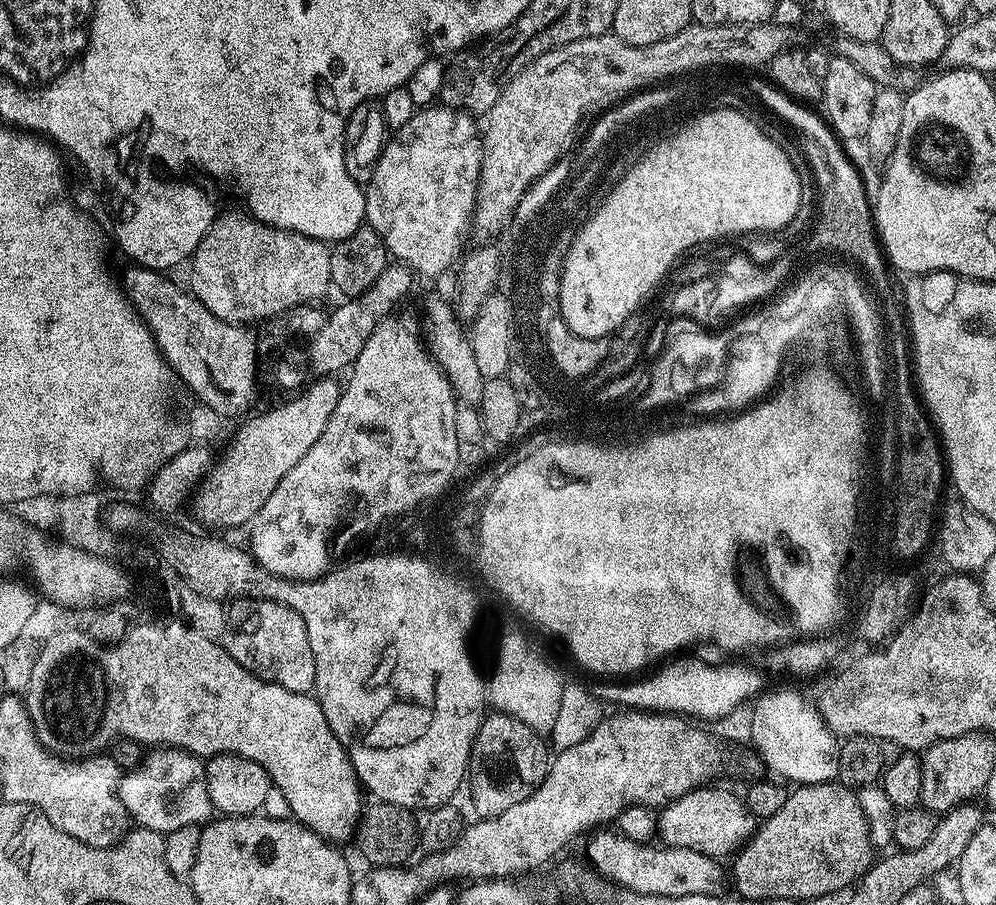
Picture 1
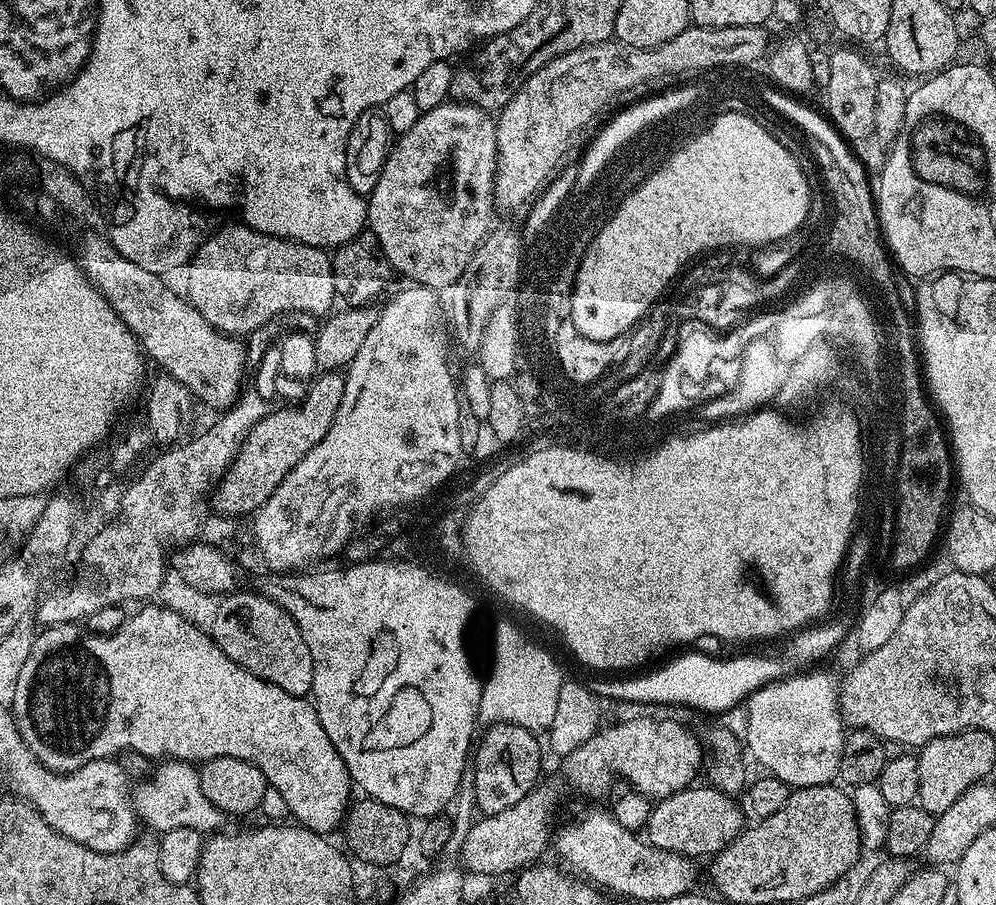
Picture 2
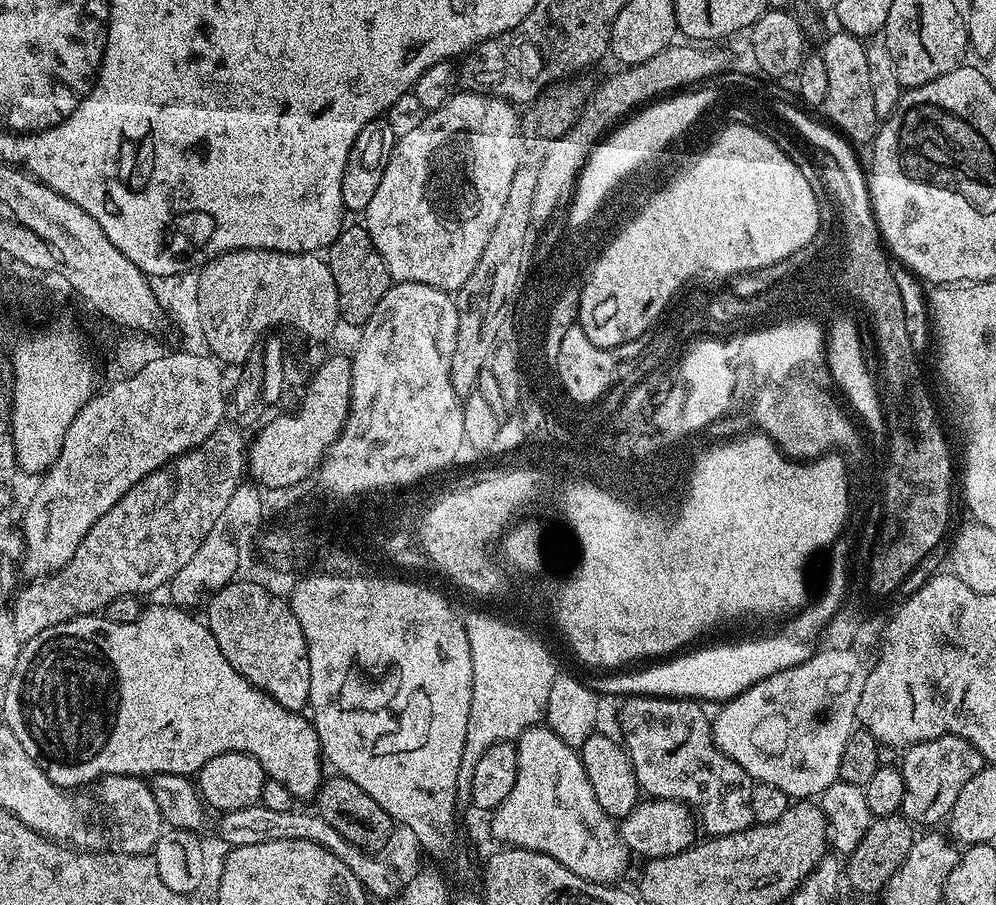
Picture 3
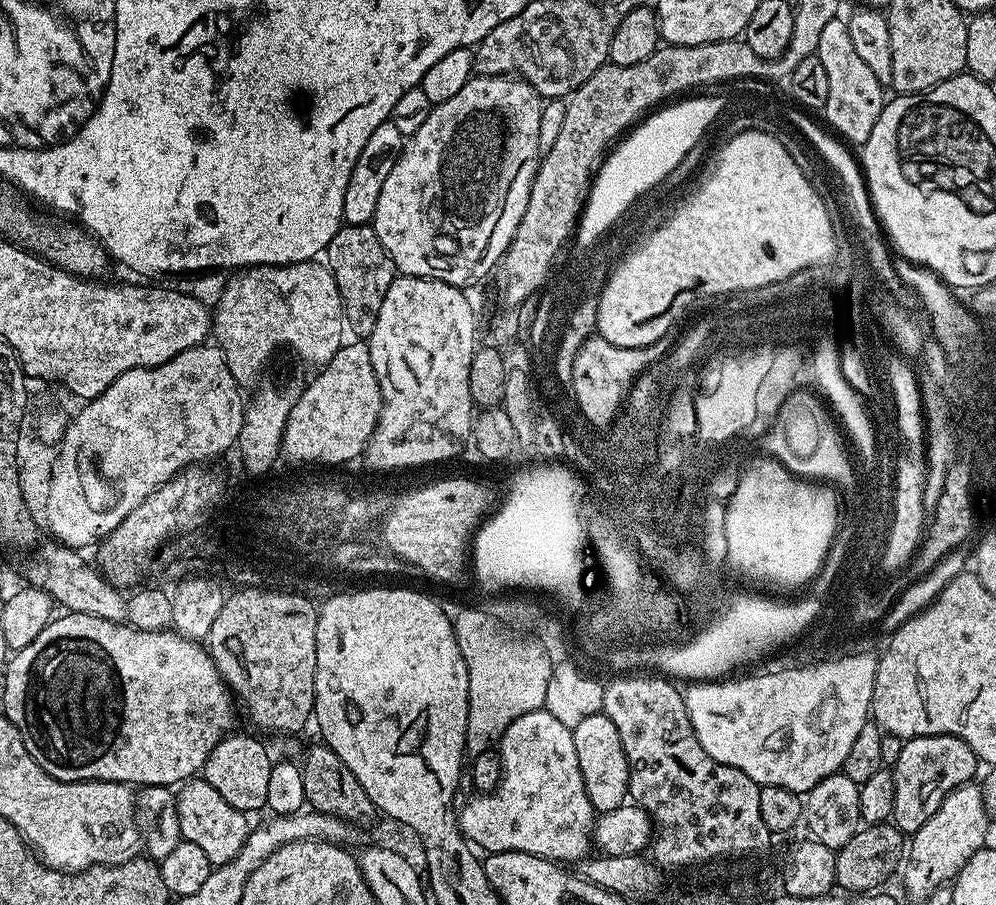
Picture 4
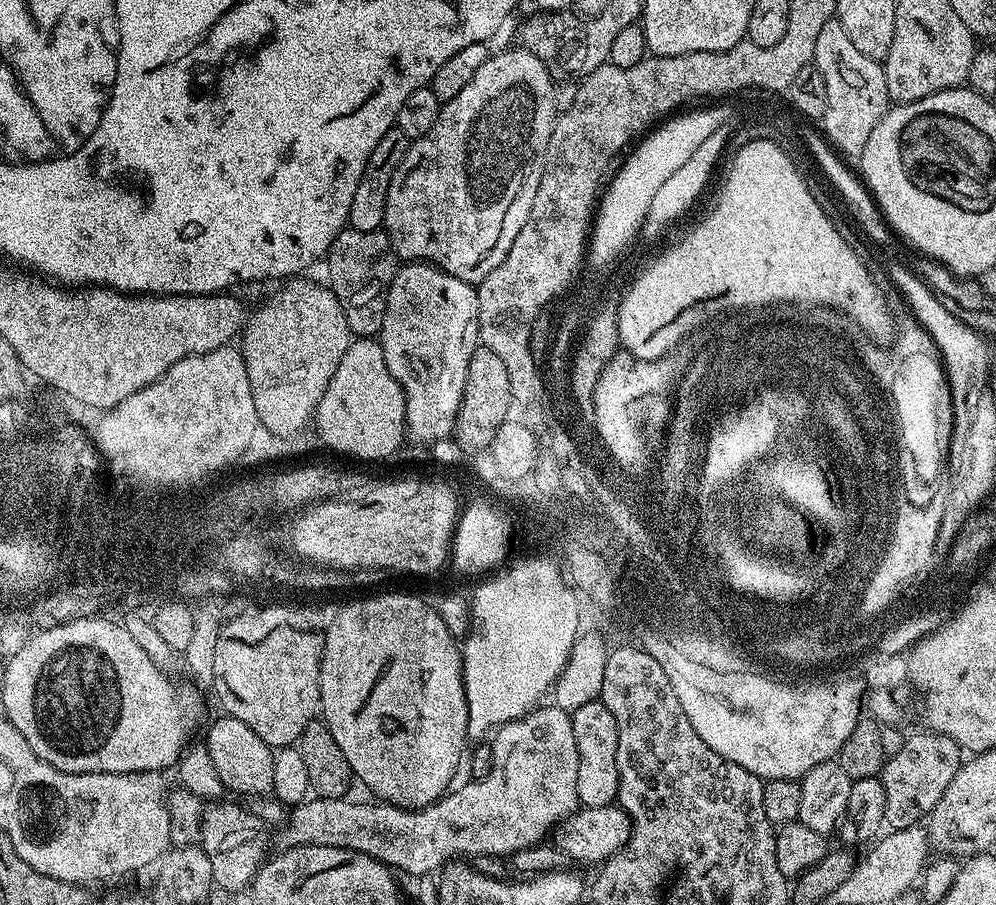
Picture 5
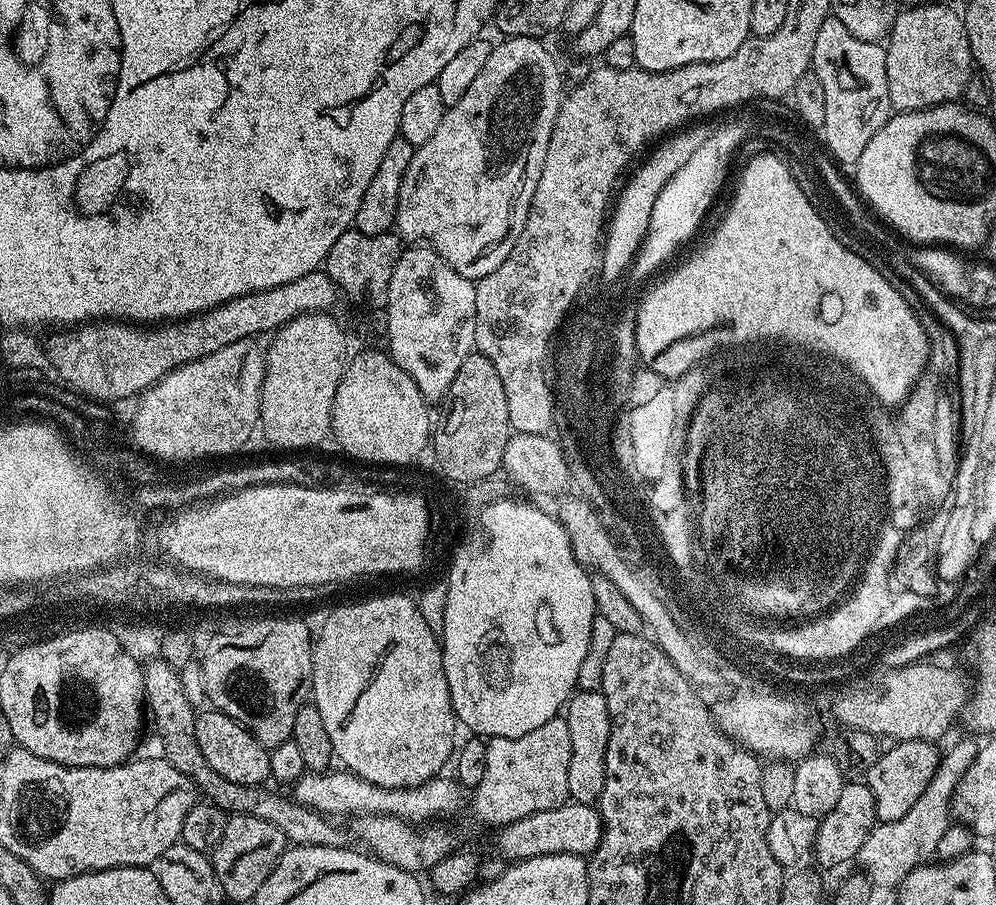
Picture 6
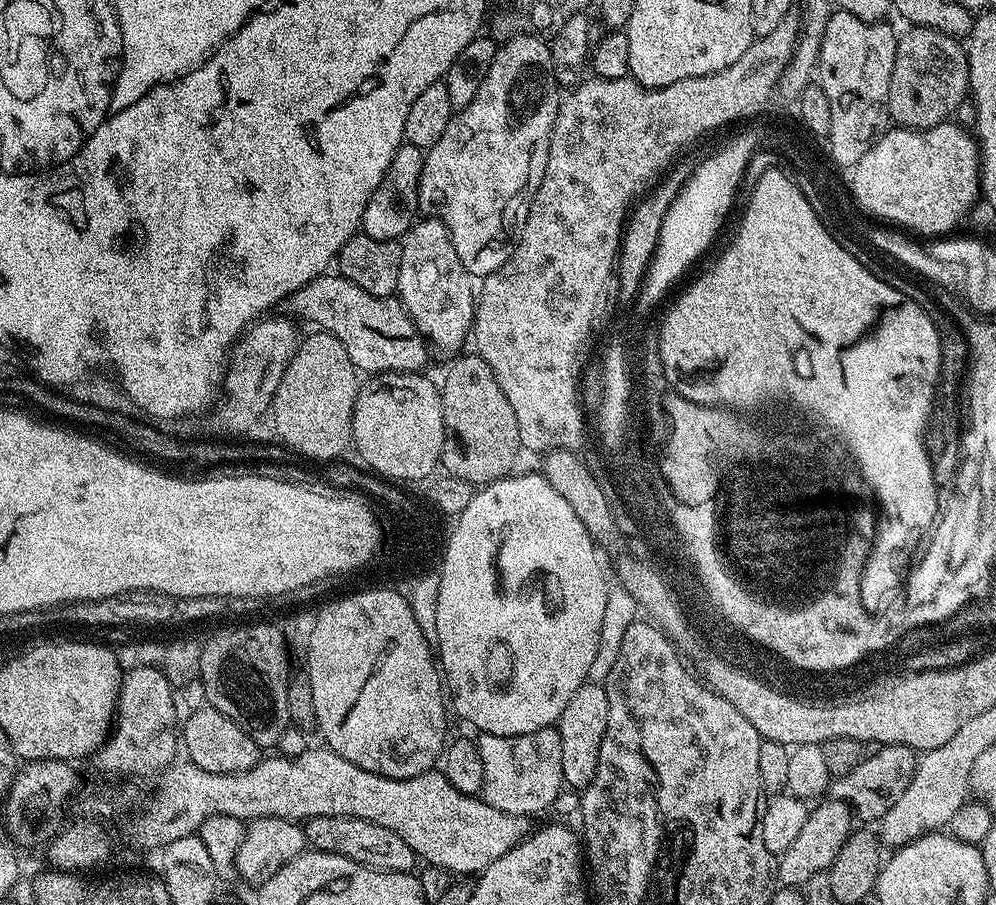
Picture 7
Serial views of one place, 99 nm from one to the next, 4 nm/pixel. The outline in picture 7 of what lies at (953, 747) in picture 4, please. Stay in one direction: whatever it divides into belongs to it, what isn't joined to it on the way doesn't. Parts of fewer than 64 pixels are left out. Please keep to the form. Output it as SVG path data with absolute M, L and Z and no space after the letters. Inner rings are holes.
M886 744L877 747L877 752L865 755L861 764L854 766L850 774L837 776L831 781L830 792L837 800L846 801L853 813L864 820L878 822L902 798L906 786L910 786L910 778L914 778L914 770L918 759L917 753L907 744Z

